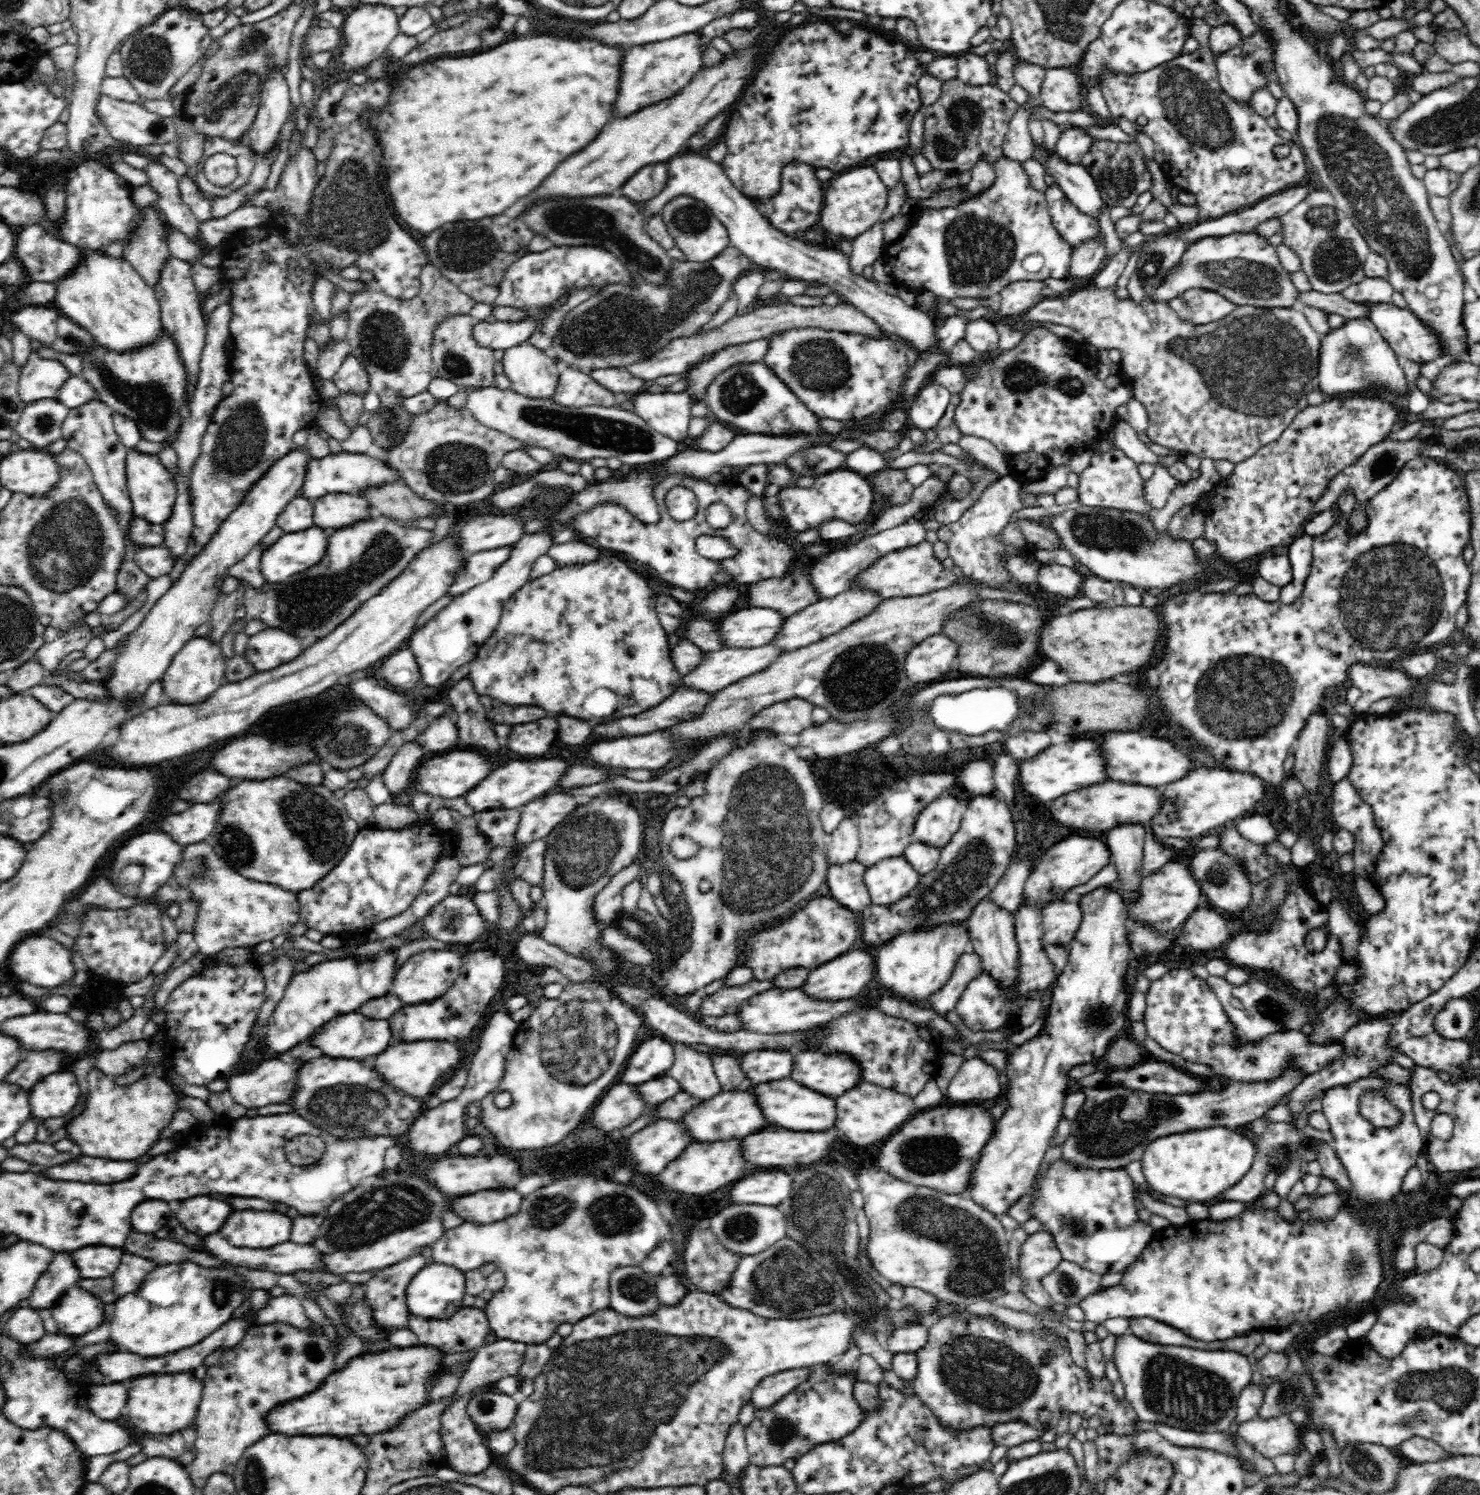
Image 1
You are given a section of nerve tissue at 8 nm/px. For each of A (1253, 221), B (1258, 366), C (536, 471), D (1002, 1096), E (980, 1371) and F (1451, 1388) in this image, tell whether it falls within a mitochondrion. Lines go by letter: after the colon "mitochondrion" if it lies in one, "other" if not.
A: other
B: mitochondrion
C: other
D: other
E: mitochondrion
F: mitochondrion

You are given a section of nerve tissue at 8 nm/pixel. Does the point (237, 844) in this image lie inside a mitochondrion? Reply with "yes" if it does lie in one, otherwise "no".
yes

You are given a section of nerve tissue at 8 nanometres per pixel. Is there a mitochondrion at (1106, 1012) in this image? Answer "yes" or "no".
yes

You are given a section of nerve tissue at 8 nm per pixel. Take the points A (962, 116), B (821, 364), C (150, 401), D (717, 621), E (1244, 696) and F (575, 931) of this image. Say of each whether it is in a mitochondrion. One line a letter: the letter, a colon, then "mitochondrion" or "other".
A: mitochondrion
B: mitochondrion
C: mitochondrion
D: other
E: mitochondrion
F: other

